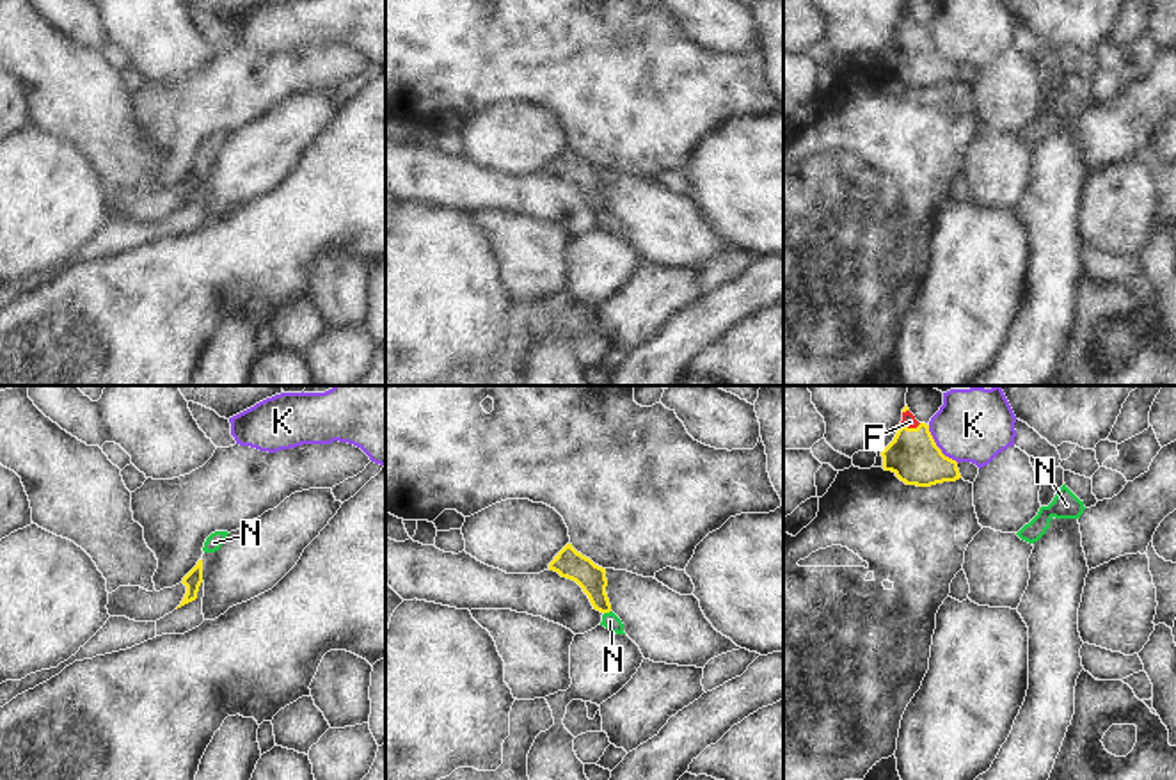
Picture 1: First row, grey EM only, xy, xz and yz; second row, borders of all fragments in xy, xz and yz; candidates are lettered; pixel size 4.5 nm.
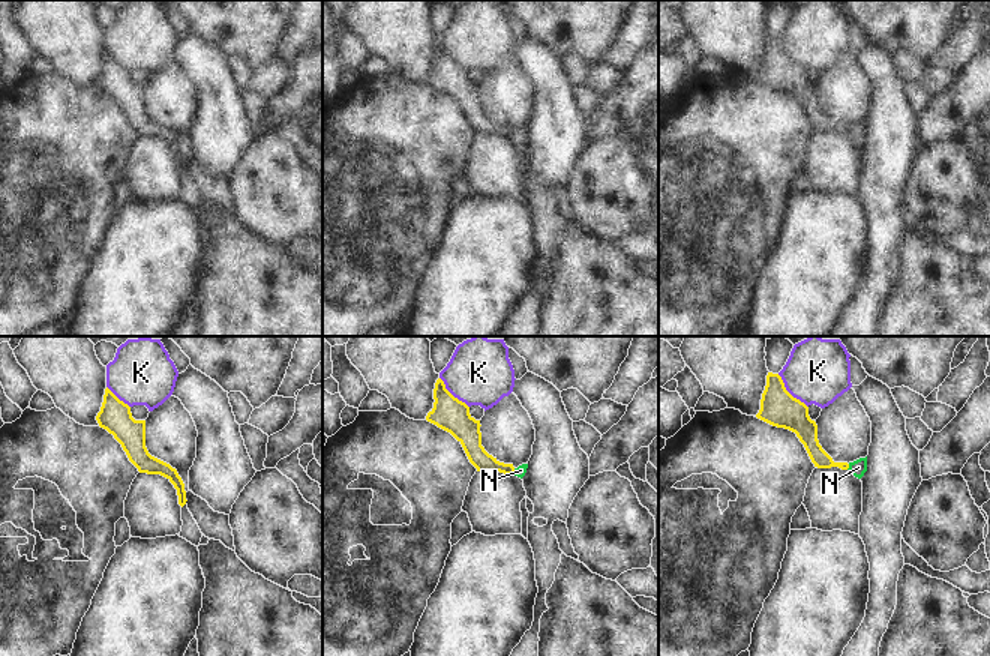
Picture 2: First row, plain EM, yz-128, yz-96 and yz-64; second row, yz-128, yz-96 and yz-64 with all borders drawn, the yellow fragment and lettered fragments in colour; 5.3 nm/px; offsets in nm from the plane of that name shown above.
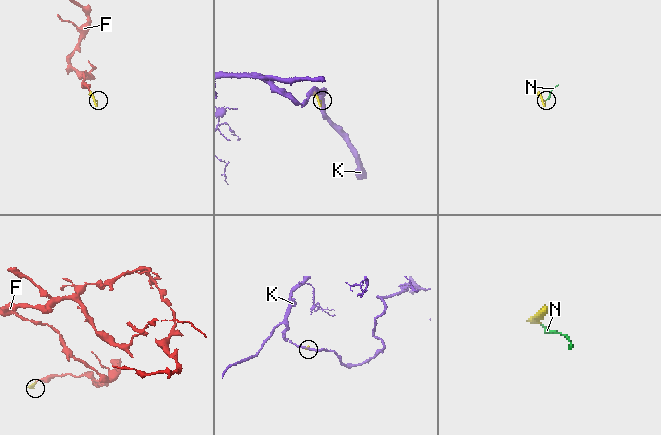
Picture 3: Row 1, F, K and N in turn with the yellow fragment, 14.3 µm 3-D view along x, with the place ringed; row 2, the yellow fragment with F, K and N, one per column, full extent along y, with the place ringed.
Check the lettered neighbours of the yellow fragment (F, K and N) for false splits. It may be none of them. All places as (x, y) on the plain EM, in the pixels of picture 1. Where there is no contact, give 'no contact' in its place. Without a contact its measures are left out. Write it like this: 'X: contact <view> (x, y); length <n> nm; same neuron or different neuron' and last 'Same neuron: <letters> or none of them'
F: contact yz (910, 31); length 100 nm; same neuron
K: contact yz (937, 48); length 220 nm; different neuron
N: contact xz (606, 214); length 40 nm; same neuron
Same neuron: F, N

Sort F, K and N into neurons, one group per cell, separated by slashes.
F N / K

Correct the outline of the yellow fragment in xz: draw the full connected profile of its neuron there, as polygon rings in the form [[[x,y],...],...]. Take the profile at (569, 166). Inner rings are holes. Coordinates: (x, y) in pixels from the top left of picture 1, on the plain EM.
[[[567,146],[549,165],[549,172],[554,172],[561,179],[576,183],[583,190],[593,211],[602,215],[600,227],[604,227],[611,235],[625,236],[624,226],[611,213],[611,206],[606,195],[606,171],[595,167],[590,160],[577,155],[572,146]]]

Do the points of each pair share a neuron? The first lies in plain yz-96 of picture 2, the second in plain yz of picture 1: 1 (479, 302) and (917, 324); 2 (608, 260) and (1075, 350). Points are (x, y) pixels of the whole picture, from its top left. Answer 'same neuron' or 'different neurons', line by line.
1: same neuron
2: same neuron

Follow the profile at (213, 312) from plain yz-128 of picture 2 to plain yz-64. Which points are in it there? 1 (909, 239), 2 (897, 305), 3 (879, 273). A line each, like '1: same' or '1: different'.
1: same
2: same
3: different

